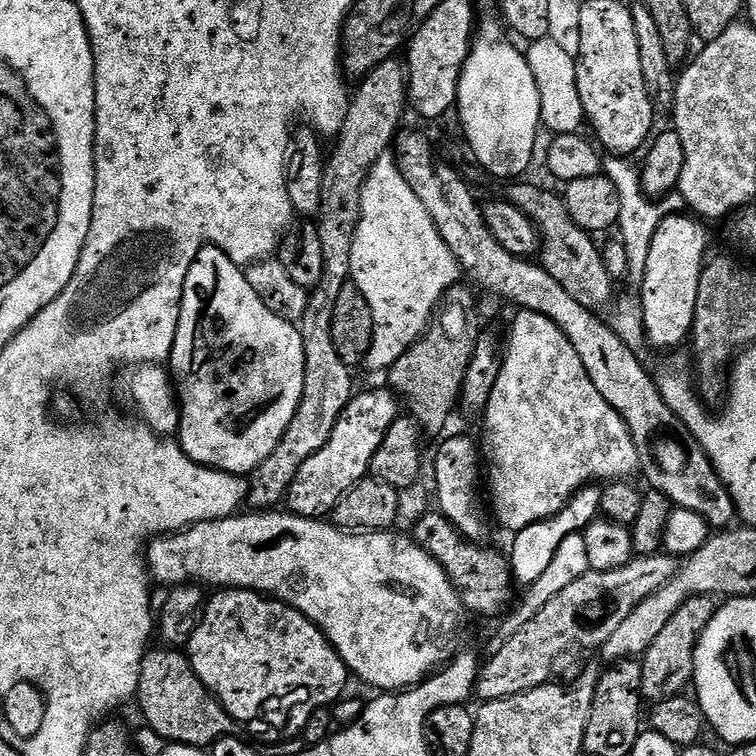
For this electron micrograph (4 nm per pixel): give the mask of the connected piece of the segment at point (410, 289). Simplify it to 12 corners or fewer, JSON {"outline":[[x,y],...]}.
{"outline":[[395,155],[360,191],[350,280],[384,374],[461,283]]}

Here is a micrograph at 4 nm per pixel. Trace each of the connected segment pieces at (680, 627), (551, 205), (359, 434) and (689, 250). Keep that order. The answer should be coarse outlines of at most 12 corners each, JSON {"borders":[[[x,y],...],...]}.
{"borders":[[[692,596],[644,651],[645,701],[681,695],[717,601]],[[512,182],[506,198],[540,229],[539,263],[577,302],[613,303],[593,233],[563,195]],[[387,387],[357,391],[318,454],[287,511],[331,517],[369,475],[400,415]],[[695,215],[654,230],[638,291],[649,345],[691,337],[709,255]]]}

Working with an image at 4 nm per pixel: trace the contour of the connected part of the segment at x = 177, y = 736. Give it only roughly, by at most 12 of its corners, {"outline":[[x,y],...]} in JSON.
{"outline":[[183,651],[144,654],[135,699],[168,744],[211,749],[237,721]]}

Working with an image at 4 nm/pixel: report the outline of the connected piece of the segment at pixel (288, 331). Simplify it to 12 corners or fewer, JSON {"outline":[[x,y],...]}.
{"outline":[[201,248],[170,375],[180,449],[251,474],[302,402],[299,327]]}

